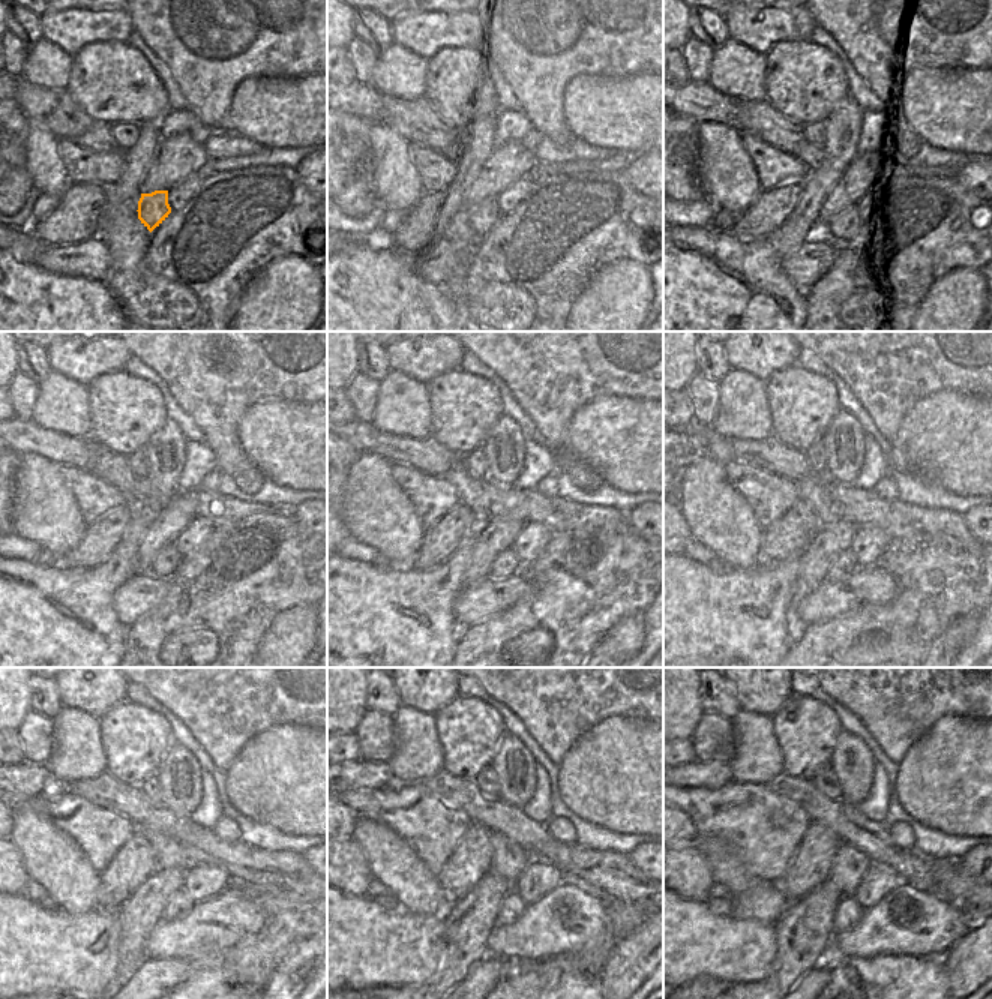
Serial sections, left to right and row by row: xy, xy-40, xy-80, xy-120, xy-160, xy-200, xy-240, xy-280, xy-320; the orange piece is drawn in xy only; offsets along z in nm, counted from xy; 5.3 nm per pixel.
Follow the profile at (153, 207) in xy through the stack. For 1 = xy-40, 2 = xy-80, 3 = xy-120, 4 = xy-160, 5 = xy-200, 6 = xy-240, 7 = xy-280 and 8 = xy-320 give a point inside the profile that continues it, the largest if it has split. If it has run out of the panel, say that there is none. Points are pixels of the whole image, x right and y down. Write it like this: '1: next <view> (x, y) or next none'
1: next xy-40 (486, 215)
2: next xy-80 (835, 228)
3: next xy-120 (165, 563)
4: next xy-160 (506, 564)
5: next xy-200 (844, 566)
6: next xy-240 (177, 905)
7: next xy-280 (512, 908)
8: next xy-320 (848, 914)

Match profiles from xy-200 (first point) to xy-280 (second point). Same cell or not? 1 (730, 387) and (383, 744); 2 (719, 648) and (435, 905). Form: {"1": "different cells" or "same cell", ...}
{"1": "different cells", "2": "different cells"}

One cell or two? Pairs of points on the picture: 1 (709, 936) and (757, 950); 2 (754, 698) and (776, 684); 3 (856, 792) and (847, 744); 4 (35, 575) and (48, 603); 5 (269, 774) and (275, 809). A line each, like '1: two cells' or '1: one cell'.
1: one cell
2: one cell
3: one cell
4: one cell
5: one cell

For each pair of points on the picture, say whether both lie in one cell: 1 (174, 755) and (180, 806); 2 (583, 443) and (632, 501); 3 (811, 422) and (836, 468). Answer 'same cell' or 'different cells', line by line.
1: same cell
2: different cells
3: different cells

